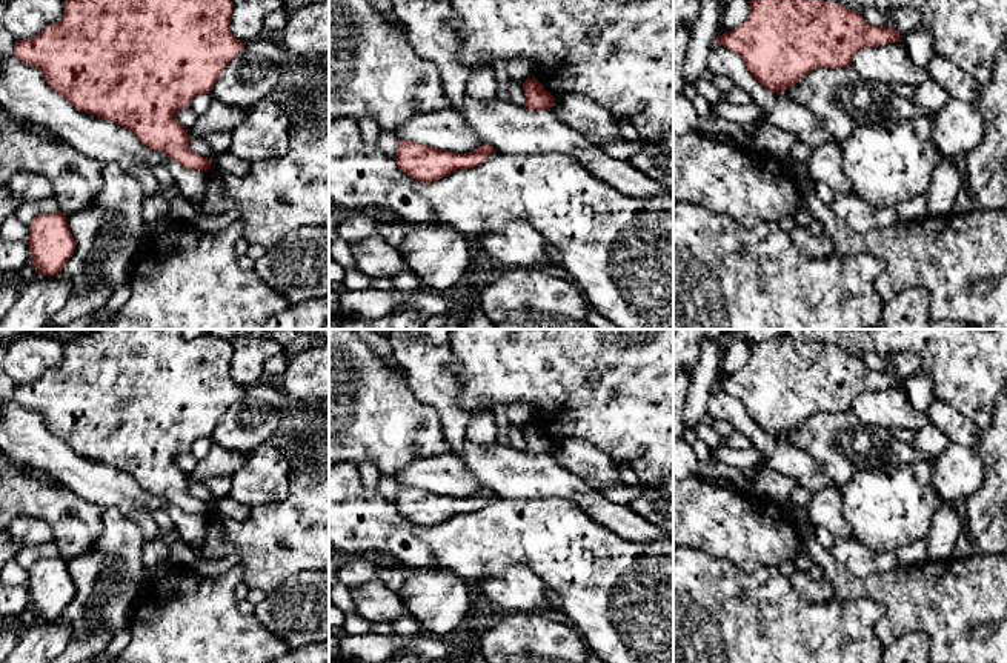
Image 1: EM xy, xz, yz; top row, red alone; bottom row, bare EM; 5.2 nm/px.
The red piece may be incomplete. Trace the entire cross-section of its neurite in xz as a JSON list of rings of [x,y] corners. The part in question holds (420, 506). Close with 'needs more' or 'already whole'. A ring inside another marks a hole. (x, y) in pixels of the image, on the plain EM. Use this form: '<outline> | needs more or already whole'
[[[398,485],[395,506],[410,523],[432,528],[458,514],[480,511],[492,497],[494,491],[490,488],[486,488],[472,497],[458,498],[415,486]]] | already whole

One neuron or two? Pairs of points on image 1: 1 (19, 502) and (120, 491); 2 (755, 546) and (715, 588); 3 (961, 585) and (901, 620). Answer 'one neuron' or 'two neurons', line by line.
1: two neurons
2: two neurons
3: one neuron

